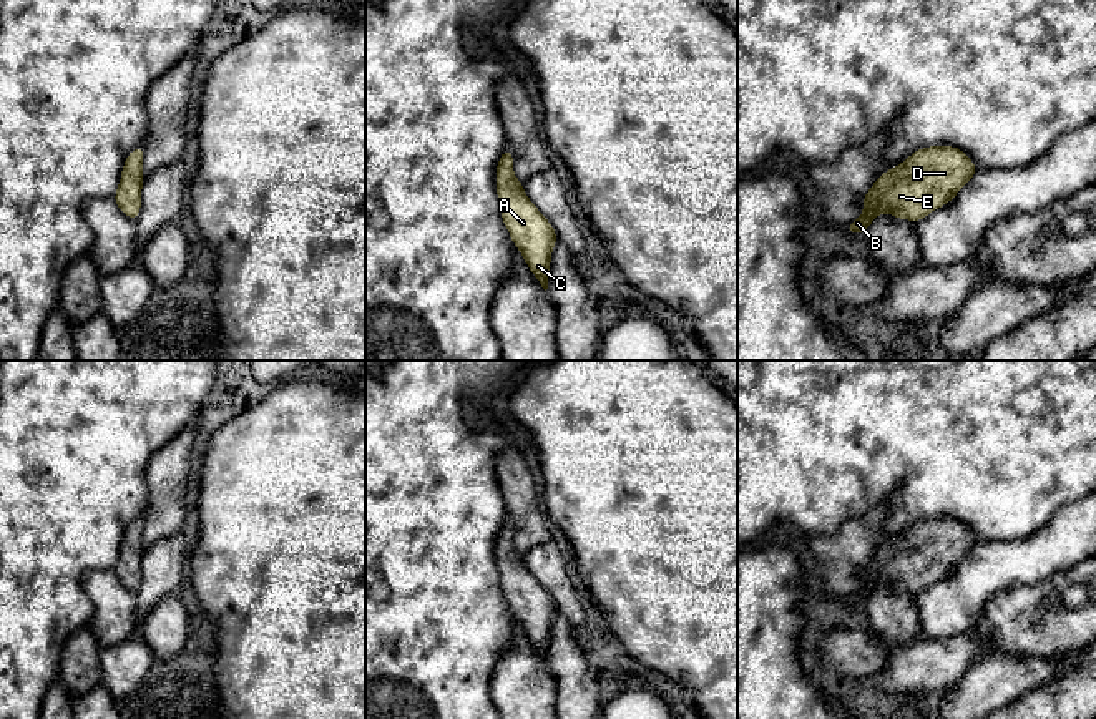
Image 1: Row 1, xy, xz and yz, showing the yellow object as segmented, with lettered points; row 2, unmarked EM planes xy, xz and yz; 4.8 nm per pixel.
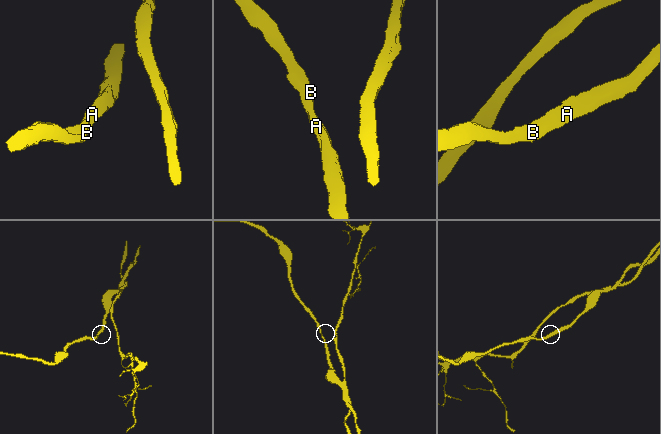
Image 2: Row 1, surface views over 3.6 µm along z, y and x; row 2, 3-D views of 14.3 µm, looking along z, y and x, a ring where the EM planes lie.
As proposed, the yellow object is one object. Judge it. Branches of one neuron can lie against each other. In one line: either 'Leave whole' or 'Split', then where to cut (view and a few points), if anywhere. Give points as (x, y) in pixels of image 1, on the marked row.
Leave whole. No split

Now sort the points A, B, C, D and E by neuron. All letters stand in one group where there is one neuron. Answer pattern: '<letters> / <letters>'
A B C D E

